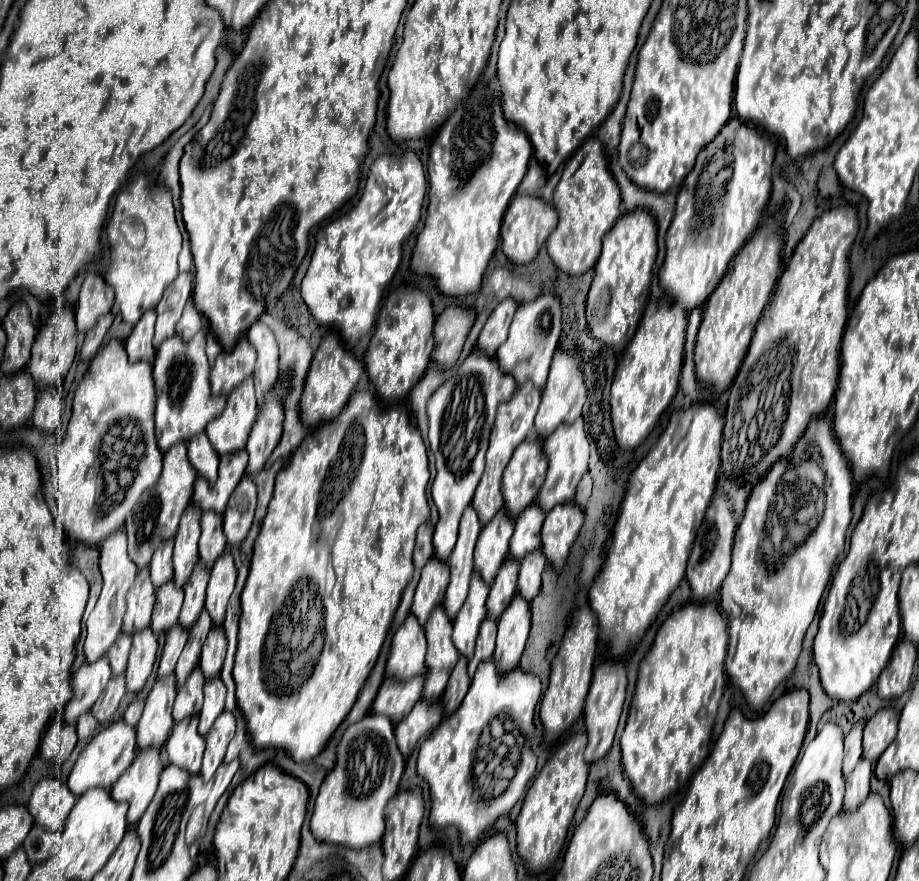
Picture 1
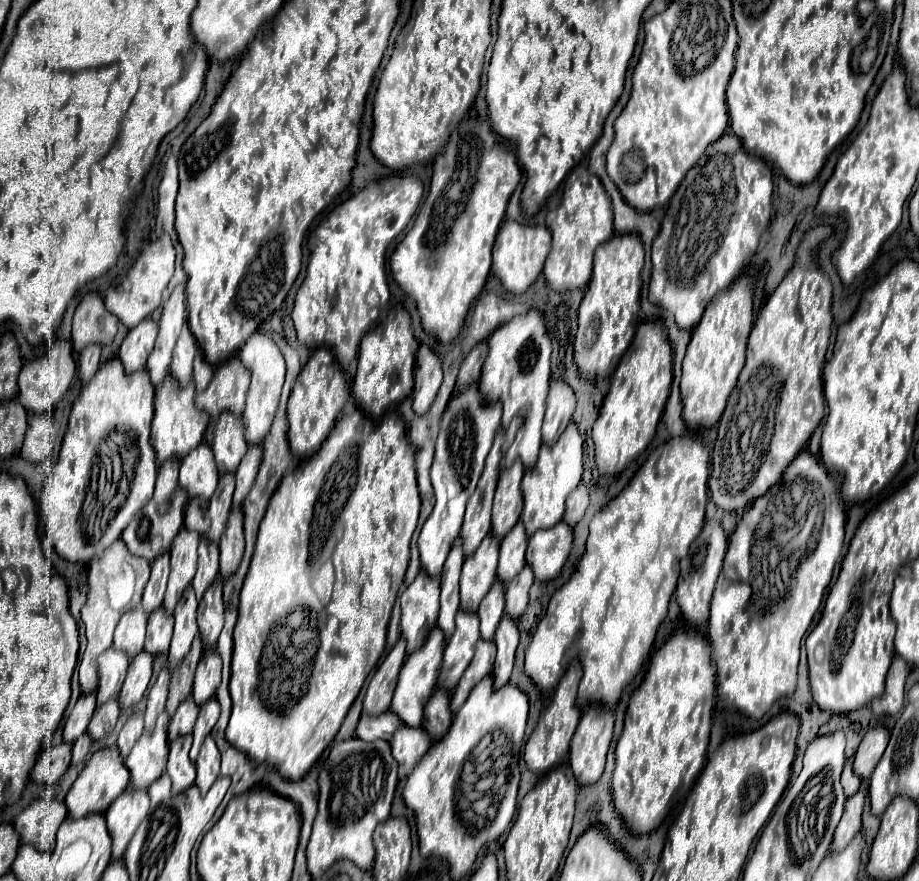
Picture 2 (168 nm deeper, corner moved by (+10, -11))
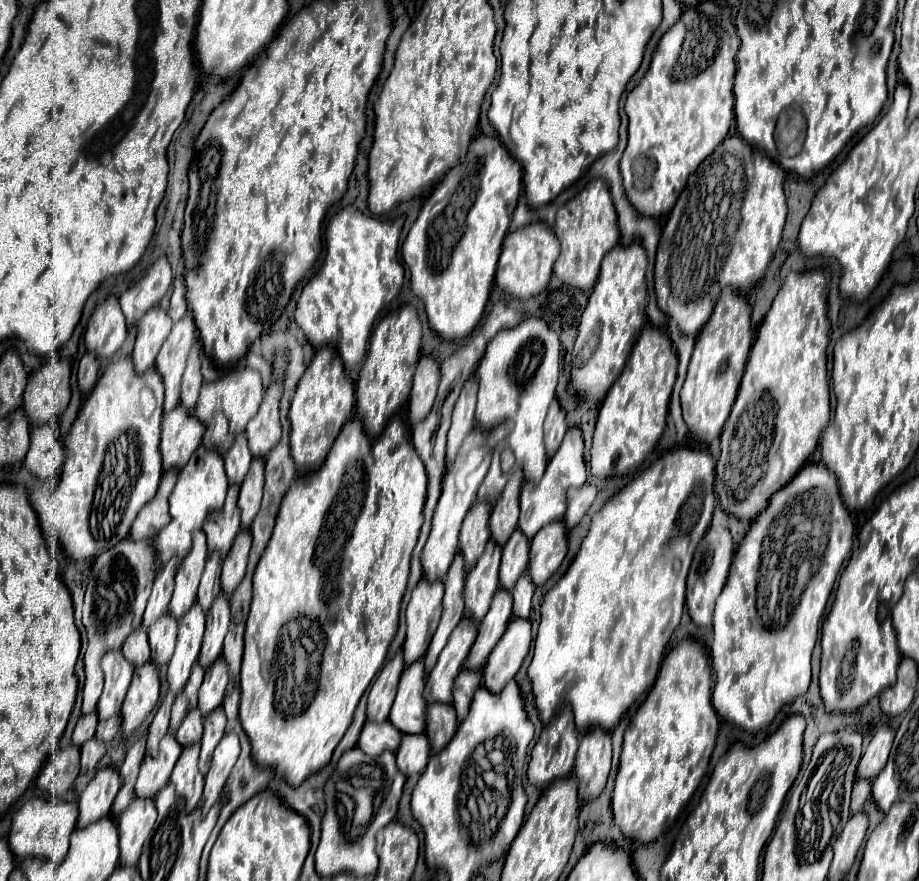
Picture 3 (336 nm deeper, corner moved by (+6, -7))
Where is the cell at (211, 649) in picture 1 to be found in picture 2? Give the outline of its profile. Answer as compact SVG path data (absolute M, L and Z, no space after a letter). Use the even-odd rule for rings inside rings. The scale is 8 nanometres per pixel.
M214 649L206 651L198 663L196 679L194 679L194 691L192 691L192 697L198 705L206 703L208 699L212 699L216 695L216 689L218 689L220 679L222 679L220 673L222 673L220 655Z

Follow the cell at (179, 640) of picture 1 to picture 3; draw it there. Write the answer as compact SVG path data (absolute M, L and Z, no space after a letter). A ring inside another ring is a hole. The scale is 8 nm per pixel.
M166 693L166 697L162 699L150 727L148 727L148 747L146 751L154 753L156 747L158 747L158 739L162 739L162 735L166 733L166 727L168 727L168 721L170 721L170 707L172 707L172 701L174 701L174 693Z

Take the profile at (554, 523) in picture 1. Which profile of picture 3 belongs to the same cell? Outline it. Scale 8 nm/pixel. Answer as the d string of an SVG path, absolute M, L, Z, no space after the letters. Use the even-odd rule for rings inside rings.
M554 521L536 533L530 545L530 565L528 565L534 585L544 585L548 581L548 577L564 561L566 551L568 539L564 521Z

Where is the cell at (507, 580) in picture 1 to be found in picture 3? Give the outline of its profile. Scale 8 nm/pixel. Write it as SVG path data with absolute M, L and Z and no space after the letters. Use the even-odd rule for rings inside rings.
M498 589L492 597L490 611L480 623L478 639L474 641L474 649L470 651L470 659L466 659L466 667L482 667L486 665L488 655L504 635L508 623L512 619L512 595L506 589Z

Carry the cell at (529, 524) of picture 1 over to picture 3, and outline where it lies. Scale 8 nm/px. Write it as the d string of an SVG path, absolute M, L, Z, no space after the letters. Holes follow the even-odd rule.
M516 529L502 549L500 587L512 591L522 571L528 569L528 553L530 553L530 541L526 539L526 535L522 535L520 529Z

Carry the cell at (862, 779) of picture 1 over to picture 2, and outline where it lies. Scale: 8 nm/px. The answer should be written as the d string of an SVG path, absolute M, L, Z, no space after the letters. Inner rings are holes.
M866 785L854 797L846 799L844 815L836 827L830 851L842 851L842 847L846 847L846 843L850 843L850 839L854 839L856 833L862 829L864 801L866 801Z

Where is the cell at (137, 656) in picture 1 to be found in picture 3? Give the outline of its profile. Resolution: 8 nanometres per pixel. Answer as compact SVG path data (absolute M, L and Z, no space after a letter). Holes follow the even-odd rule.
M152 661L144 663L142 667L136 667L130 689L122 705L124 737L132 735L146 719L146 715L154 709L154 705L158 703L158 689L160 689L158 667Z

